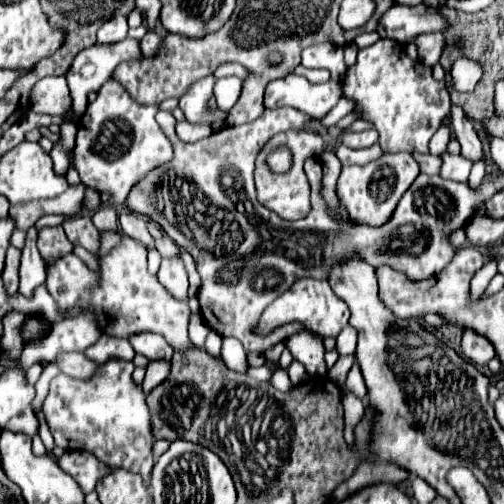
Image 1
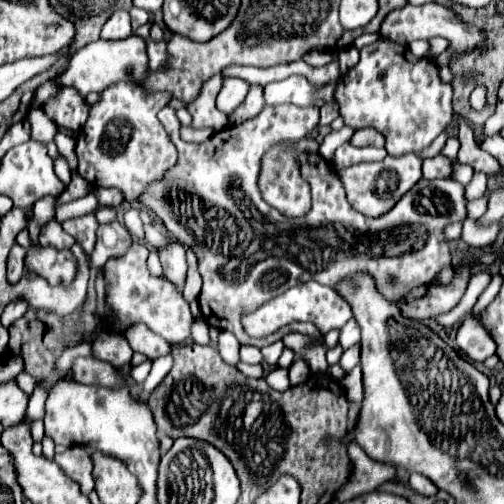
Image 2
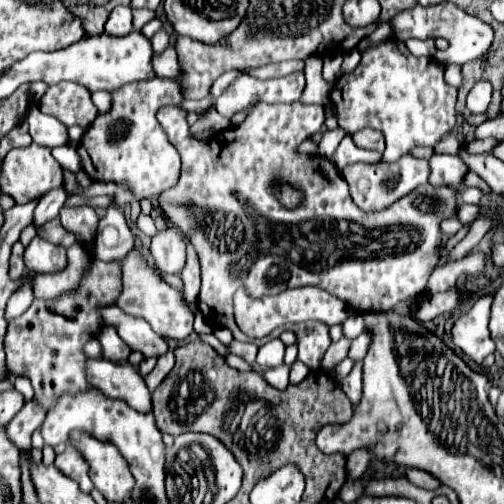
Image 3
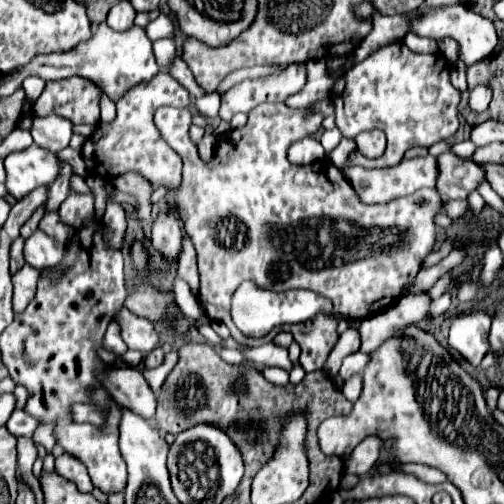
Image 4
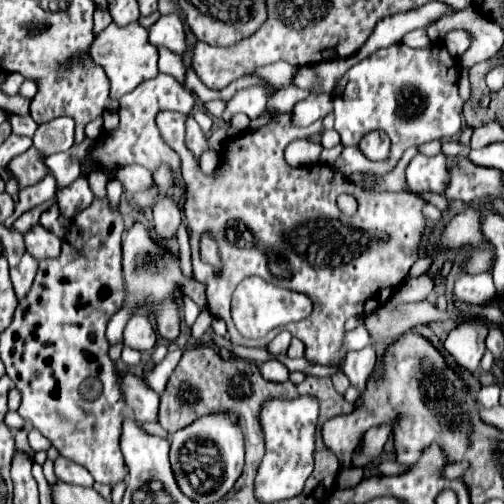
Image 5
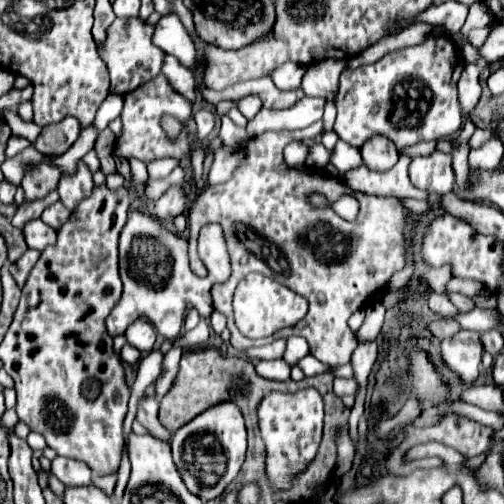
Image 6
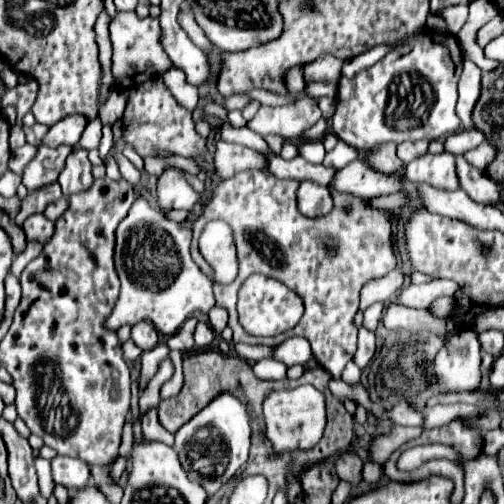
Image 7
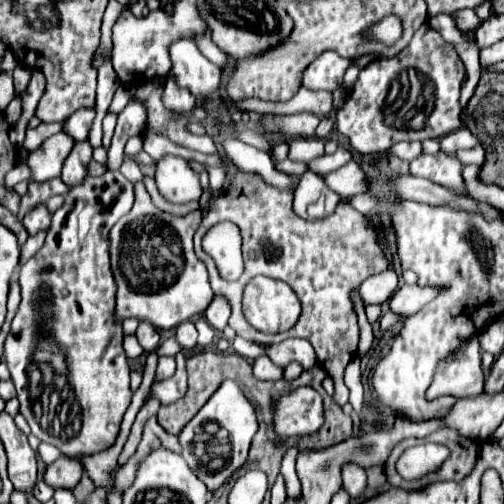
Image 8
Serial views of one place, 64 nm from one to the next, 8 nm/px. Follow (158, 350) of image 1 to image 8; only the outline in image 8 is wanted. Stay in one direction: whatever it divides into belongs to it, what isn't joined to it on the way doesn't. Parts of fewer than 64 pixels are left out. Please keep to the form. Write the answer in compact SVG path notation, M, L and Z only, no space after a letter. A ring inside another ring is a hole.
M140 322L140 324L138 324L136 338L138 338L140 346L142 346L146 352L156 350L156 348L158 348L158 342L160 342L158 330L156 330L152 324L148 324L148 322Z

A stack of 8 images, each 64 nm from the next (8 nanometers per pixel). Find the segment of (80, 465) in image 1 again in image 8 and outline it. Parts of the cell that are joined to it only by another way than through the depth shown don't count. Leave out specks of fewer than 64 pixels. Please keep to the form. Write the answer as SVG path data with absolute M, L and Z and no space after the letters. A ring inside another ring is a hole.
M60 456L56 462L52 462L44 472L44 482L54 488L76 488L80 482L80 476L84 474L84 466L76 458Z

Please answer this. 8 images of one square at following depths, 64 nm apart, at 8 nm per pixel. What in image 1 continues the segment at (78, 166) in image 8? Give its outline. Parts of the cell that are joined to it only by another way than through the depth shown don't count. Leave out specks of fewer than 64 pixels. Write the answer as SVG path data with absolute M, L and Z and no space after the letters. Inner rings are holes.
M82 214L76 218L64 220L62 228L64 228L64 232L72 244L80 244L92 254L96 254L100 250L100 230L92 224L90 216Z

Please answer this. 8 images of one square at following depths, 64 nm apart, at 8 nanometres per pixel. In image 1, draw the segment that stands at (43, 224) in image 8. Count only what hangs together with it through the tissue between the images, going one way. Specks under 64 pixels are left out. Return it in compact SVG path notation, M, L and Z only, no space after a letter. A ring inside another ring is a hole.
M126 234L118 246L98 258L98 270L88 268L70 252L48 270L46 288L52 294L62 320L72 320L84 312L90 312L100 330L108 336L130 338L136 332L154 332L164 336L176 352L196 348L188 338L188 302L172 298L158 278L146 270L146 252L146 246Z

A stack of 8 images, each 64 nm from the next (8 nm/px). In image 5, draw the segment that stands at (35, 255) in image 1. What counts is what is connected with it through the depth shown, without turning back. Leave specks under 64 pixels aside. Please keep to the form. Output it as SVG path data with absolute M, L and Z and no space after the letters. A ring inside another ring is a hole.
M86 138L80 146L72 146L68 152L52 154L52 156L46 158L48 168L50 168L52 174L56 176L56 186L58 186L58 190L60 190L60 188L66 188L68 184L72 184L72 180L76 180L76 176L80 176L78 158L80 158L80 156L86 156L88 150L92 148L92 144L94 144L94 140Z

